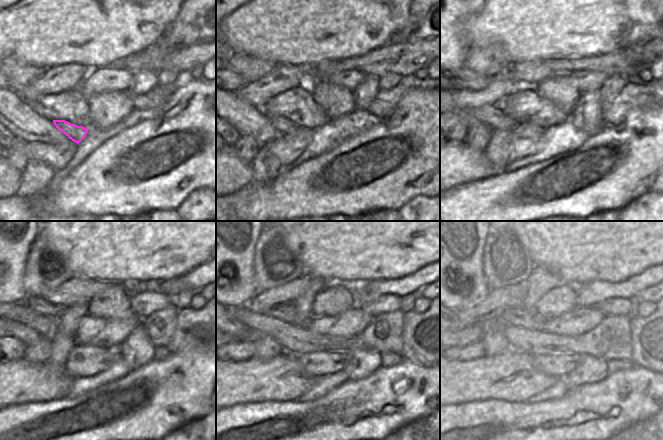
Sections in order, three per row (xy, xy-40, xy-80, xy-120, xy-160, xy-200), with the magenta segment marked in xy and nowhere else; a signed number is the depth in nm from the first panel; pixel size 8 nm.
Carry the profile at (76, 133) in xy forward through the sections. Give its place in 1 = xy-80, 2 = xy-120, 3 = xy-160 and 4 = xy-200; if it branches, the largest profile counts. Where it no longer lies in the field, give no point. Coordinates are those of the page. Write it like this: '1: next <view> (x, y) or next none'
1: next xy-80 (489, 115)
2: next xy-120 (12, 328)
3: next xy-160 (237, 329)
4: next xy-200 (460, 327)

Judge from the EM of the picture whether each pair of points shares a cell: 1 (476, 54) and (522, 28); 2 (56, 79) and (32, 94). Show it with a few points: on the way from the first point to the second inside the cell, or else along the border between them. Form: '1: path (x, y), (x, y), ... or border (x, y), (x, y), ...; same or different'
1: border (471, 45), (498, 44), (508, 63); different
2: path (50, 82), (38, 89); same

